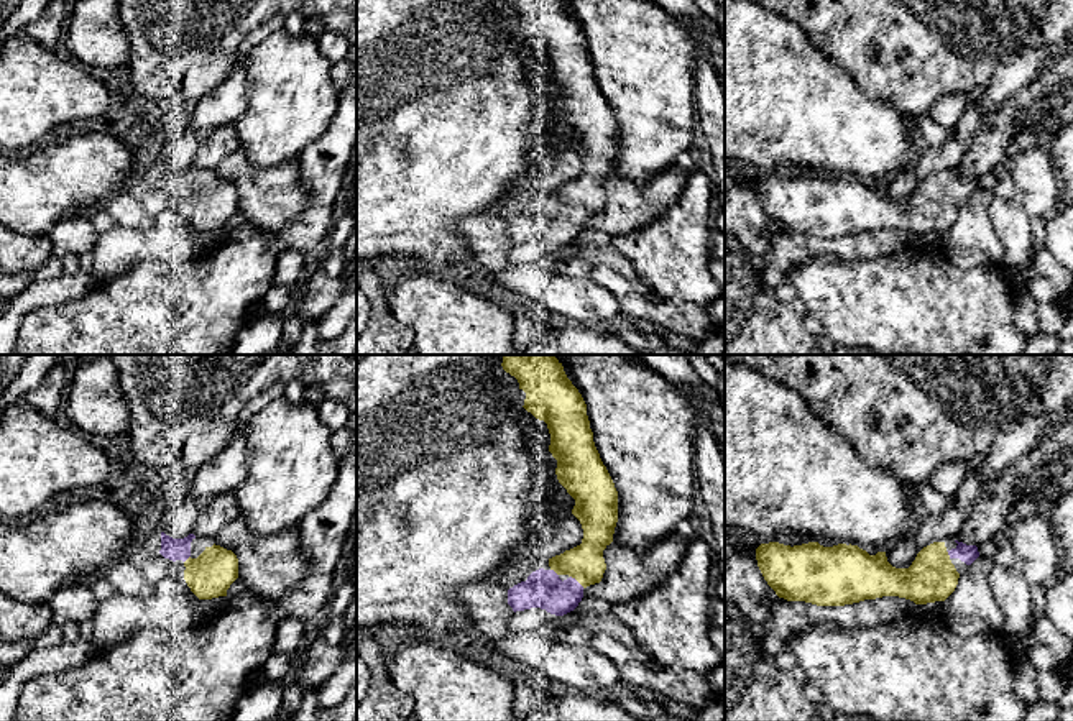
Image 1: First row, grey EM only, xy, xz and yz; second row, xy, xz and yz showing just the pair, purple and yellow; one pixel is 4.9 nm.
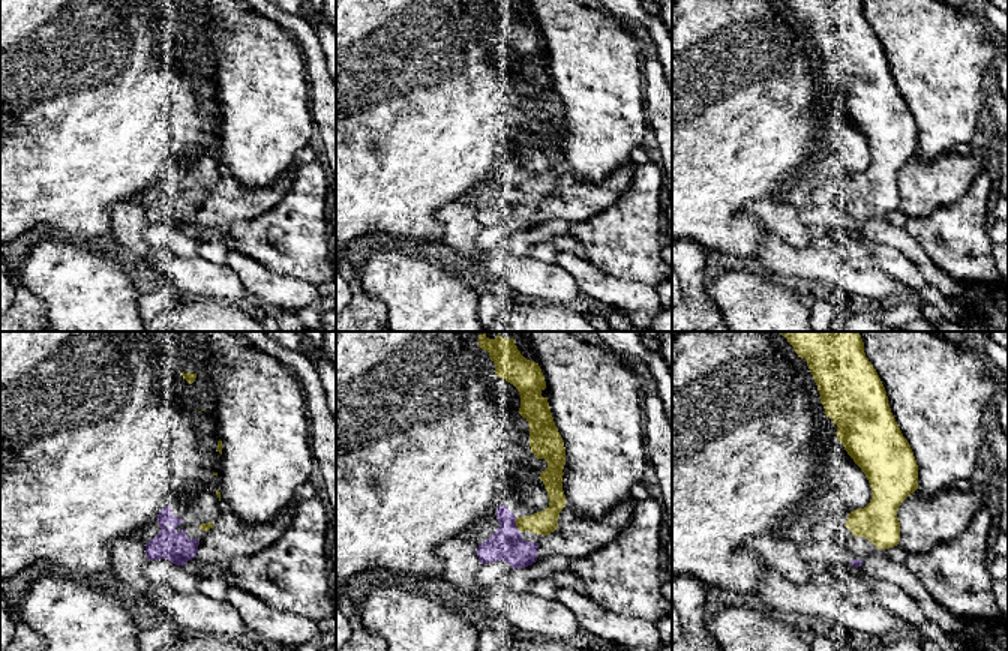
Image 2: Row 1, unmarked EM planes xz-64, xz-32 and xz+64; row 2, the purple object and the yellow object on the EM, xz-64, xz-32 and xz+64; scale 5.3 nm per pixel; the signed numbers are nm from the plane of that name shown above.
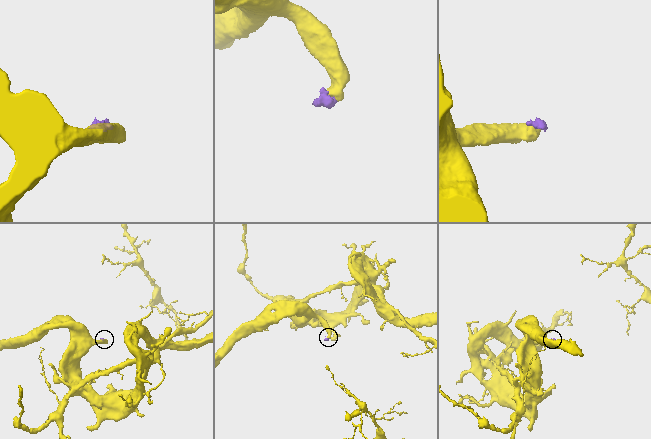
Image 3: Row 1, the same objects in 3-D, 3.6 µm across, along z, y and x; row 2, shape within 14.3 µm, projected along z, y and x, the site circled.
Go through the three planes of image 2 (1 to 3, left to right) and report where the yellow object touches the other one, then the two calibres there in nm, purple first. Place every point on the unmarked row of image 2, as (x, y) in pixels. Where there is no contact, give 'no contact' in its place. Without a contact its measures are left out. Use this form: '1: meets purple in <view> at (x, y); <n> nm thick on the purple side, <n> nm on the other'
1: no contact
2: meets purple in xz-32 at (515, 188); 180 nm thick on the purple side, 130 nm on the other
3: no contact

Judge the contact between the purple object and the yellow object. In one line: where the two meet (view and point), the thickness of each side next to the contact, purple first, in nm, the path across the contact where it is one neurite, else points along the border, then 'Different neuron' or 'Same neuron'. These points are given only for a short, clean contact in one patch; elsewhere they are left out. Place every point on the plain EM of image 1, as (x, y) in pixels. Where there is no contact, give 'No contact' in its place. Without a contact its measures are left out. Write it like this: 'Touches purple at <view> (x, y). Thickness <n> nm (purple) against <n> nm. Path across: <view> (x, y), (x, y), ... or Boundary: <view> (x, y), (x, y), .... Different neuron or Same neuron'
Touches purple at xz (575, 212). Thickness 190 nm (purple) against 180 nm. Path across: xz (543, 220), (567, 220), (575, 212), (584, 204), (585, 194). Same neuron

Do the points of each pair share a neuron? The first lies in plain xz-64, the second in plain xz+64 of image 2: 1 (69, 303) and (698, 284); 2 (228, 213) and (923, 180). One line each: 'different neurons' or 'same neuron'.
1: different neurons
2: same neuron

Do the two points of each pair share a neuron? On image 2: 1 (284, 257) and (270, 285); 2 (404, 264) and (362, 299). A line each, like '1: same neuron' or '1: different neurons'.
1: different neurons
2: different neurons

